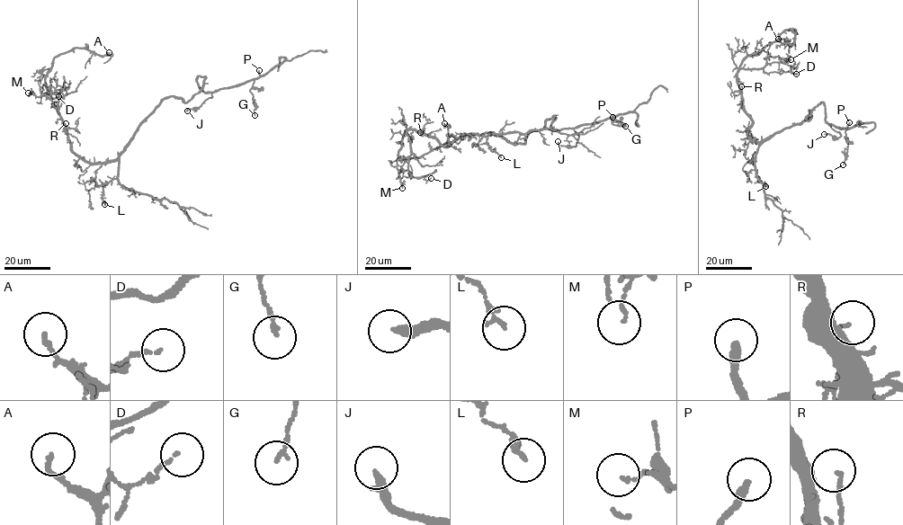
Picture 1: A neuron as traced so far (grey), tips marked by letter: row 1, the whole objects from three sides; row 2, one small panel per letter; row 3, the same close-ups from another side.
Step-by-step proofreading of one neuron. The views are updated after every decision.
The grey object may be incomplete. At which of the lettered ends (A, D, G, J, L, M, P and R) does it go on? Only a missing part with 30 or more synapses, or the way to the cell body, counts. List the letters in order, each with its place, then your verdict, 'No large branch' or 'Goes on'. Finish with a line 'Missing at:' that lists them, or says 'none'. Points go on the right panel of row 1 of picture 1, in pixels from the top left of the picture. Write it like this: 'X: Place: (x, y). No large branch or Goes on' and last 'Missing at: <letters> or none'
A: Place: (778, 39). No large branch
D: Place: (796, 74). No large branch
G: Place: (843, 164). No large branch
J: Place: (824, 134). Goes on
L: Place: (765, 186). No large branch
M: Place: (791, 59). No large branch
P: Place: (849, 122). Goes on
R: Place: (741, 86). No large branch
Missing at: J, P

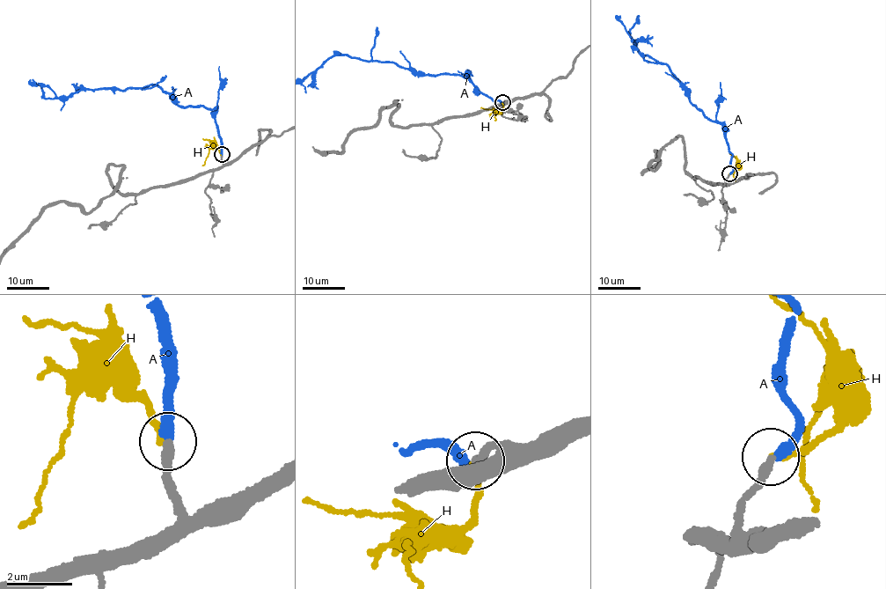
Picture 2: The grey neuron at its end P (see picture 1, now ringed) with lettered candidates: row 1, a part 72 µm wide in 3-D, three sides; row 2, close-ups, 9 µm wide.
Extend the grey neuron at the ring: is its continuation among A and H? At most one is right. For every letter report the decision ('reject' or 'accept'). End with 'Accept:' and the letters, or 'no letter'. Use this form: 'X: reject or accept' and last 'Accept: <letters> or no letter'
A: accept
H: reject
Accept: A

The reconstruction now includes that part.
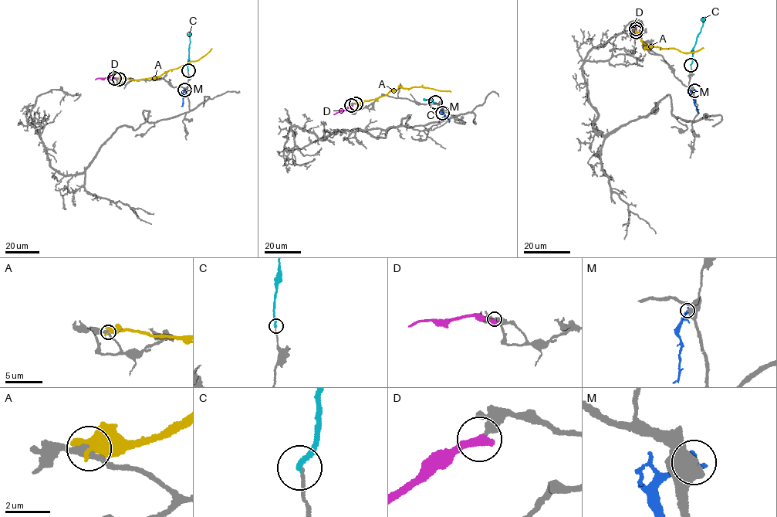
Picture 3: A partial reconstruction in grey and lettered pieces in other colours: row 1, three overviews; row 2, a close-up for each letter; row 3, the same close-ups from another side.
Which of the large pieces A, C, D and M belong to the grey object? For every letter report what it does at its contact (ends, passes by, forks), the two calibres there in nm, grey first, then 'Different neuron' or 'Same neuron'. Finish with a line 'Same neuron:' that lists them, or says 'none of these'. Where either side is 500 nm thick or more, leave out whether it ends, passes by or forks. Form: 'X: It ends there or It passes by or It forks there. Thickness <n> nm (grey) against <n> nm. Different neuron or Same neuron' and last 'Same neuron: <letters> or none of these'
A: Thickness 300 nm (grey) against 600 nm. Different neuron
C: It ends there. Thickness 120 nm (grey) against 240 nm. Different neuron
D: It ends there. Thickness 300 nm (grey) against 480 nm. Different neuron
M: Thickness 600 nm (grey) against 240 nm. Different neuron
Same neuron: none of these

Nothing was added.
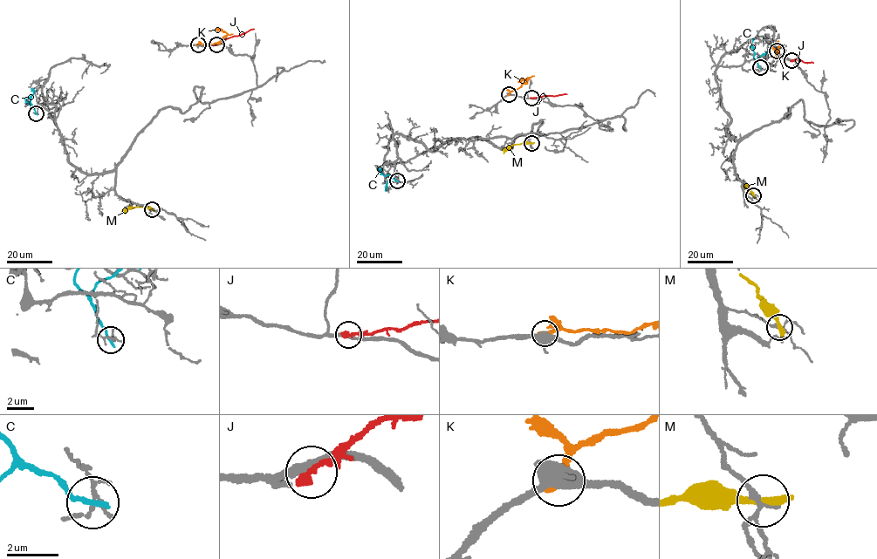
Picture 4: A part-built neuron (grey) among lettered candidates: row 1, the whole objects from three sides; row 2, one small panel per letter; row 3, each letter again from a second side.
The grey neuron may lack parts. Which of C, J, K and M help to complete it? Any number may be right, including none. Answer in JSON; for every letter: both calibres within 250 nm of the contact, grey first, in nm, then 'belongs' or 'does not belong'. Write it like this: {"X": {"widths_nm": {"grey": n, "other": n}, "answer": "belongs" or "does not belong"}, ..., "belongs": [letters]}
{"C": {"widths_nm": {"grey": 110, "other": 220}, "answer": "does not belong"}, "J": {"widths_nm": {"grey": 280, "other": 360}, "answer": "does not belong"}, "K": {"widths_nm": {"grey": 480, "other": 300}, "answer": "does not belong"}, "M": {"widths_nm": {"grey": 150, "other": 400}, "answer": "does not belong"}, "belongs": []}

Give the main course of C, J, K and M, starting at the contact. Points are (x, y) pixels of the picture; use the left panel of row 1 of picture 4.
C: (36, 113), (30, 103), (32, 88)
J: (215, 44), (253, 28)
K: (198, 44), (215, 44), (227, 34), (220, 29), (215, 30)
M: (153, 209), (140, 206), (121, 211)

